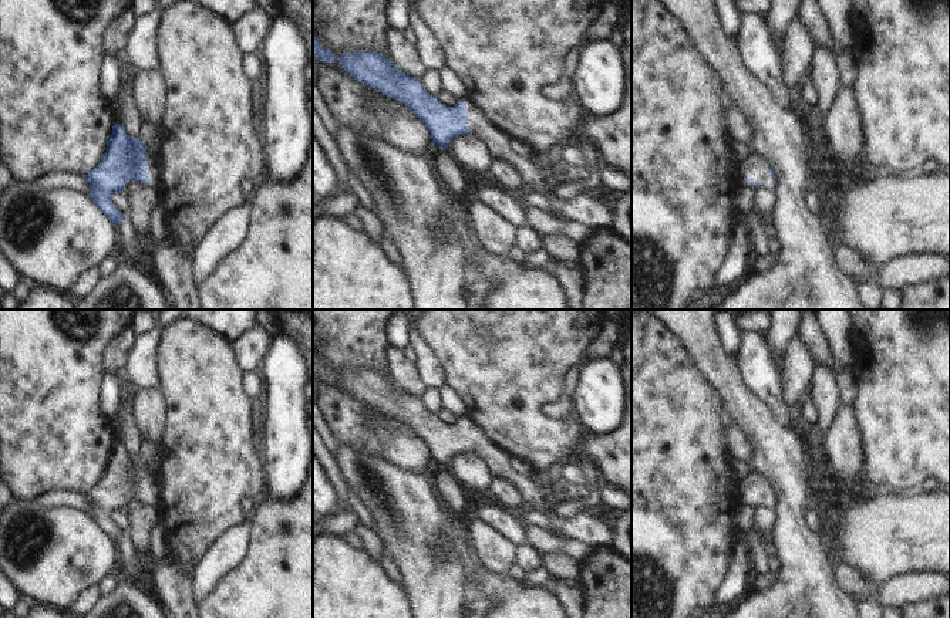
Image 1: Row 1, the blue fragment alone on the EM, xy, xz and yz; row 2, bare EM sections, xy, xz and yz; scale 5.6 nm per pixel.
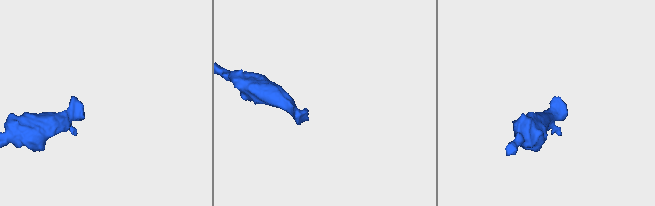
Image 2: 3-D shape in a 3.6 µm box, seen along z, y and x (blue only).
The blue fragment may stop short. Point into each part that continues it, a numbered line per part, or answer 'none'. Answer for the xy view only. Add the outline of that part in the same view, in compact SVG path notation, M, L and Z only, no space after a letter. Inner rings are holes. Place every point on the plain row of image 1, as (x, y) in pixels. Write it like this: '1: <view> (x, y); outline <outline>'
1: xy (154, 489); outline M156 477L148 479L146 486L148 486L151 503L154 506L154 509L156 509L159 504L159 499L161 499L161 487L159 487Z

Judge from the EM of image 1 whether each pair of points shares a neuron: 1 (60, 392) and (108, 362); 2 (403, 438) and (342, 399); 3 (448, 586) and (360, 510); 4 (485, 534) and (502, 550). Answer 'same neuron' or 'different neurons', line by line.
1: different neurons
2: same neuron
3: different neurons
4: same neuron

